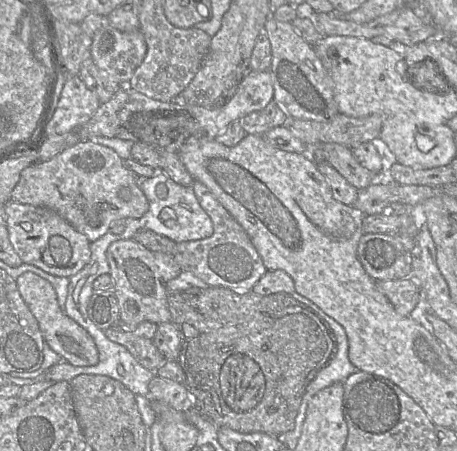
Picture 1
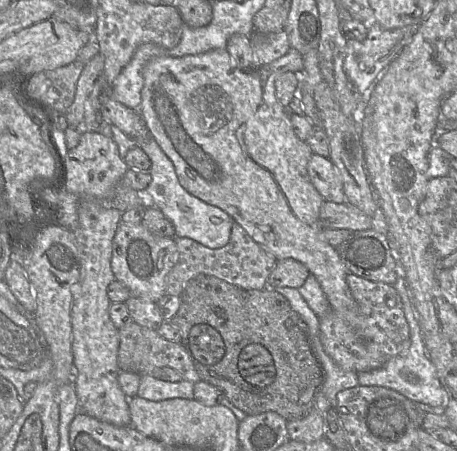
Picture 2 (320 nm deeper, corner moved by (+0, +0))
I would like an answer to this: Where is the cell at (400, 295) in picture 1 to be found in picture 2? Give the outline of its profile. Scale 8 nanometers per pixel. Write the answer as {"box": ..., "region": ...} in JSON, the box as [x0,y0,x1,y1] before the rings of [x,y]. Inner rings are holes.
{"box":[320,273,411,373],"region":[[[352,273],[346,276],[348,287],[358,305],[358,315],[347,322],[330,311],[320,318],[320,338],[325,352],[343,370],[356,373],[385,365],[411,345],[410,331],[401,298],[393,285],[374,282]]]}

